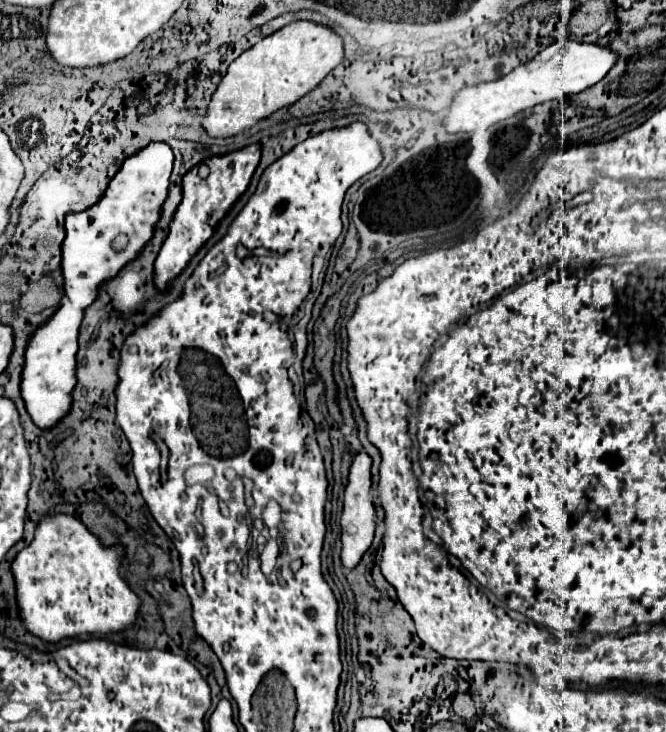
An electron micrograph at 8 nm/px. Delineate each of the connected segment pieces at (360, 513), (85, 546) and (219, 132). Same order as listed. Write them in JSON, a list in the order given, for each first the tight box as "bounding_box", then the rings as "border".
[{"bounding_box":[342,451,376,569],"border":[[[360,451],[350,467],[350,477],[348,477],[348,487],[344,491],[344,511],[342,511],[342,565],[346,569],[354,569],[360,559],[364,557],[364,553],[370,549],[372,541],[374,541],[374,529],[376,529],[376,507],[372,503],[372,457],[364,451]]]},{"bounding_box":[12,515,142,643],"border":[[[42,515],[32,543],[12,563],[16,601],[26,631],[46,643],[58,643],[66,637],[110,635],[132,629],[140,617],[142,601],[120,573],[124,559],[124,545],[104,545],[80,517]]]},{"bounding_box":[202,21,344,137],"border":[[[292,21],[272,35],[260,39],[232,61],[222,77],[202,127],[212,137],[230,137],[250,129],[258,119],[288,107],[312,91],[344,59],[344,39],[328,25],[314,21]]]}]

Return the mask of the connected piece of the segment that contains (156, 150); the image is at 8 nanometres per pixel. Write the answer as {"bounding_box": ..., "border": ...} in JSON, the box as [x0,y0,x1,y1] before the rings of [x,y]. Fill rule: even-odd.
{"bounding_box":[20,141,174,429],"border":[[[156,141],[142,147],[136,155],[124,159],[120,171],[112,177],[108,189],[94,207],[66,217],[66,237],[62,243],[62,301],[54,315],[38,325],[24,351],[24,369],[20,393],[26,403],[26,411],[40,429],[50,429],[70,409],[70,393],[76,385],[76,351],[78,329],[88,303],[96,299],[98,285],[114,277],[152,237],[154,225],[160,217],[160,207],[168,195],[170,173],[174,165],[174,153],[168,143]],[[118,235],[126,235],[128,243],[122,251],[114,251],[112,243]]]}

